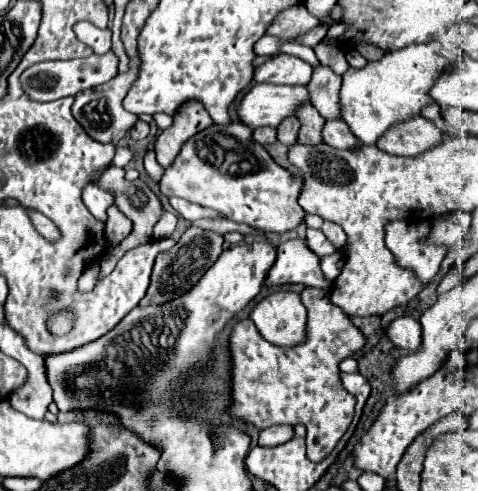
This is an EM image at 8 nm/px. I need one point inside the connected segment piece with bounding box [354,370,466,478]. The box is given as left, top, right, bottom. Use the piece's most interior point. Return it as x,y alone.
379,451

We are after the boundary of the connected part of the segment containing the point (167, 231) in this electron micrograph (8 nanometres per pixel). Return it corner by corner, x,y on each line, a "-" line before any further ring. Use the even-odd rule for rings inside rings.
164,212
164,216
158,220
154,228
154,238
168,238
176,228
176,216
170,212

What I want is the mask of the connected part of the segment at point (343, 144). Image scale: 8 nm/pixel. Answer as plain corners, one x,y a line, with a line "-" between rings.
326,120
322,136
328,146
338,150
356,150
360,146
344,120

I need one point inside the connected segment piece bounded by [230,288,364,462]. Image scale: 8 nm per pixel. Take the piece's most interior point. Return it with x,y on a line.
270,385

